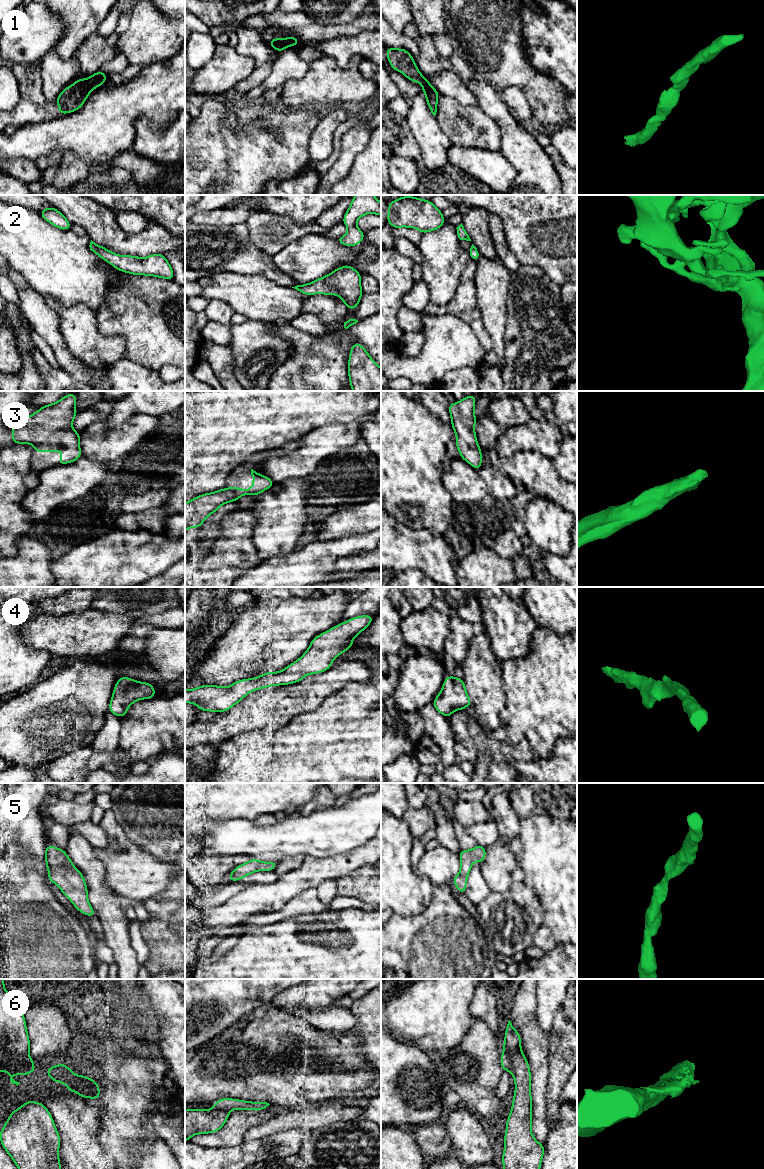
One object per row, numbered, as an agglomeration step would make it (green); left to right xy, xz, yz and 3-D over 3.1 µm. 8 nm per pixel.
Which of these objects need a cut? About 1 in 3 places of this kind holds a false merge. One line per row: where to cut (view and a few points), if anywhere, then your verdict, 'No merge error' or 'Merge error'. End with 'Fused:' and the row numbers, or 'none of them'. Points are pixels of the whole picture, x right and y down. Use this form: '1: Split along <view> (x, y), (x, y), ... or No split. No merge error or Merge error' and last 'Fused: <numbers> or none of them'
1: No split. No merge error
2: No split. No merge error
3: No split. No merge error
4: No split. No merge error
5: No split. No merge error
6: Split along yz (505, 1049), (511, 1061), (512, 1072). Merge error
Fused: 6

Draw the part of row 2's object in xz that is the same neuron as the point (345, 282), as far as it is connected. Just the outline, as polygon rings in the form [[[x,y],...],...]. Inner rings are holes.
[[[343,265],[313,282],[292,288],[306,296],[314,294],[338,295],[346,308],[352,310],[358,307],[364,294],[361,288],[361,273],[351,265]]]

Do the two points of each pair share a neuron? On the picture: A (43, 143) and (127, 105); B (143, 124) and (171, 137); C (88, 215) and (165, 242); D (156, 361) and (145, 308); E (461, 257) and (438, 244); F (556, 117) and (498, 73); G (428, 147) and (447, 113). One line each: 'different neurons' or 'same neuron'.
A: same neuron
B: same neuron
C: same neuron
D: same neuron
E: same neuron
F: same neuron
G: different neurons

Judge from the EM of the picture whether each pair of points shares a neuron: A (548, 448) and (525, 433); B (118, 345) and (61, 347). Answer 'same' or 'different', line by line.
A: same
B: different

